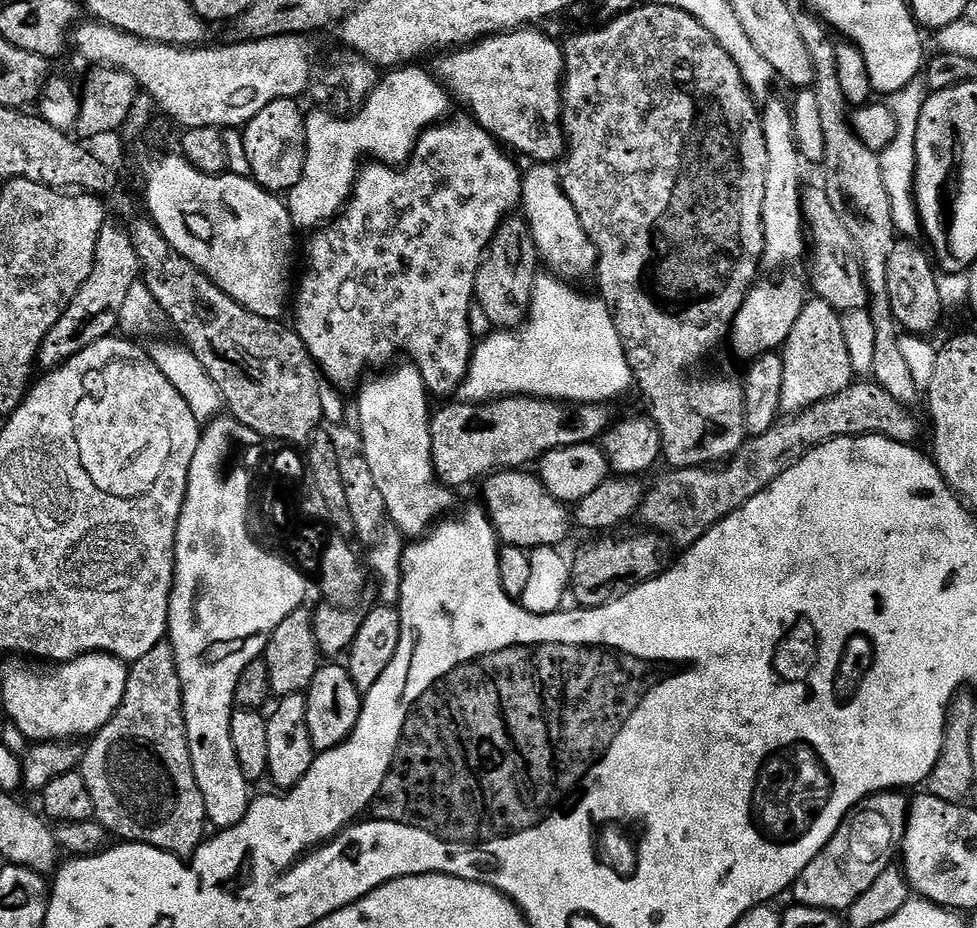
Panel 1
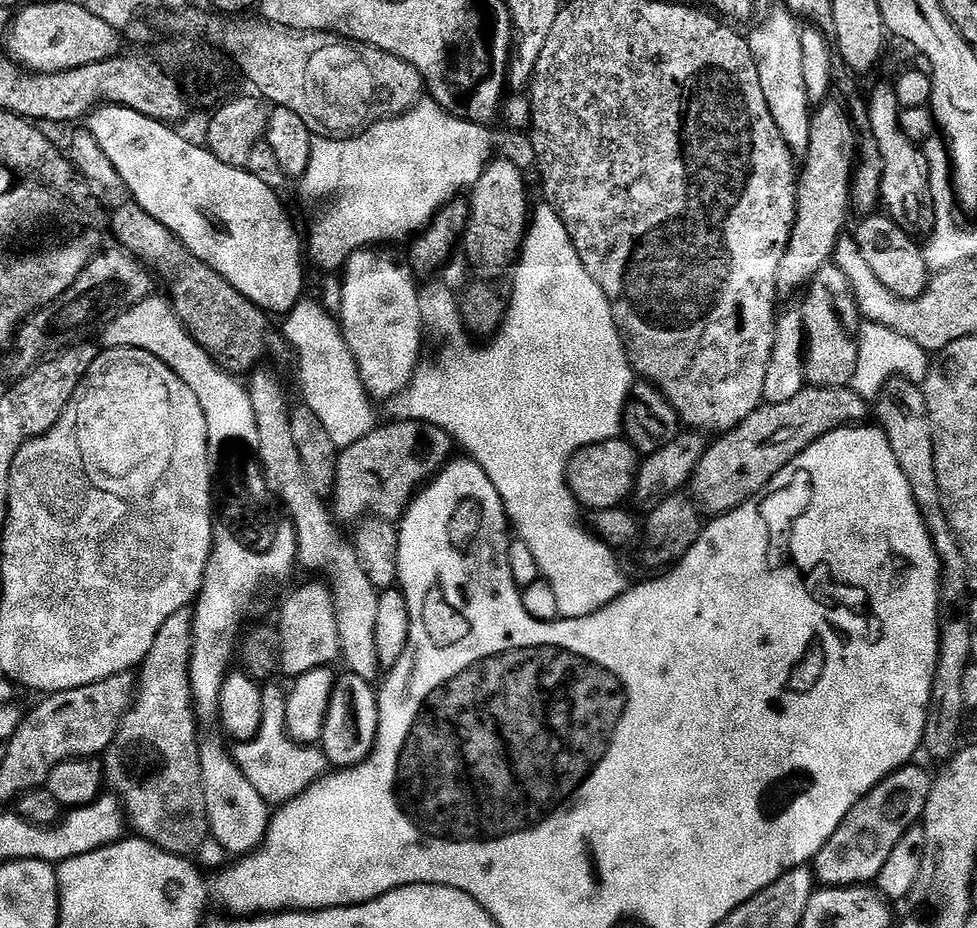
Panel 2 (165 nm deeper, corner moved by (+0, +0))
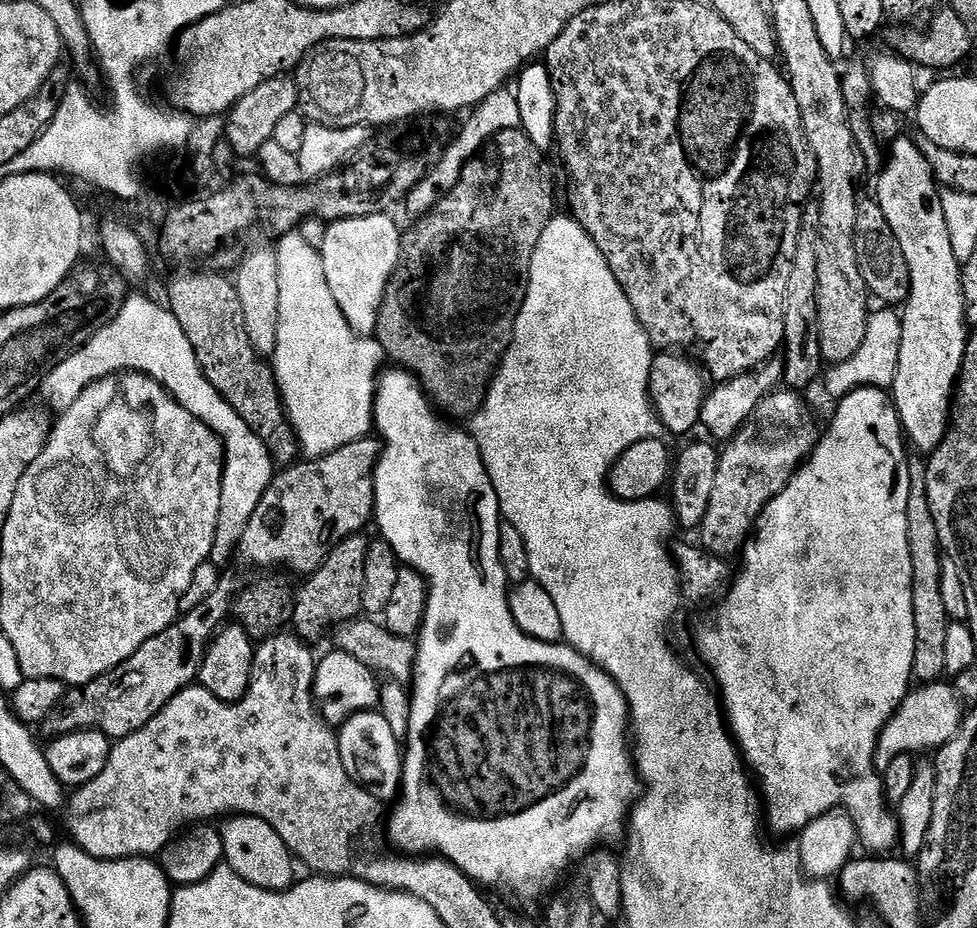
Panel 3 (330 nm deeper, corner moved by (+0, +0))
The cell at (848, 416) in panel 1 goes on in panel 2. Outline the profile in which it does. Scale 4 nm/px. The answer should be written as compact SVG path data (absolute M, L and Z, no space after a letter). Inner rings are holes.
M805 386L796 397L790 398L790 402L778 402L777 404L764 404L746 422L742 422L734 430L723 433L719 438L709 443L706 454L702 454L702 462L694 470L690 481L690 495L696 502L701 513L715 518L724 512L733 512L739 504L745 504L752 496L763 492L764 488L779 472L782 471L798 454L802 454L818 438L830 434L839 428L860 426L869 419L870 404L863 395L851 386L843 388L813 388Z

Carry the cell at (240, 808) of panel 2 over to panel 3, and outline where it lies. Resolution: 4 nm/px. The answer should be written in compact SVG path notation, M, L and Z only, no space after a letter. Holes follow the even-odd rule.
M232 816L223 821L224 828L219 829L224 847L223 863L229 864L246 882L258 886L267 892L286 892L292 887L292 851L278 838L278 830L257 816Z

